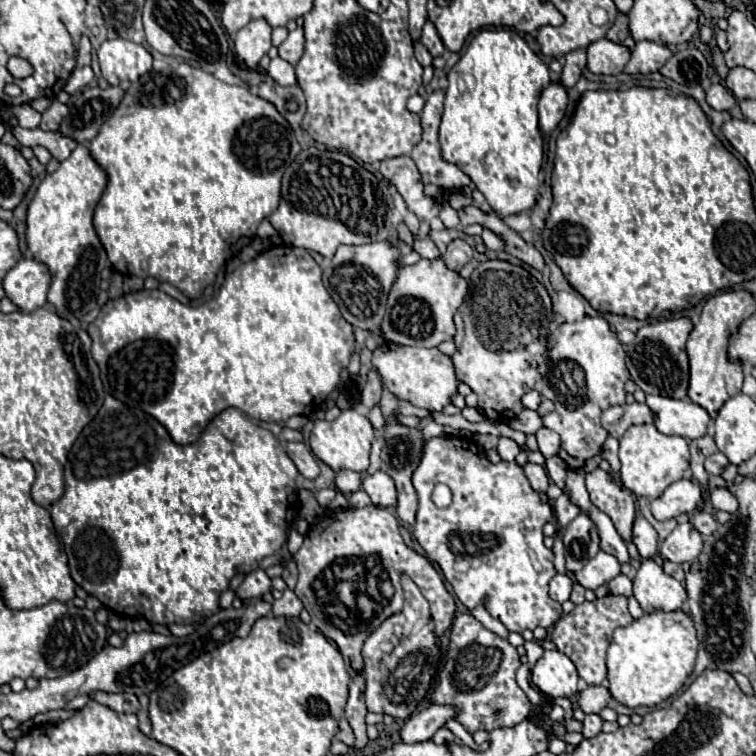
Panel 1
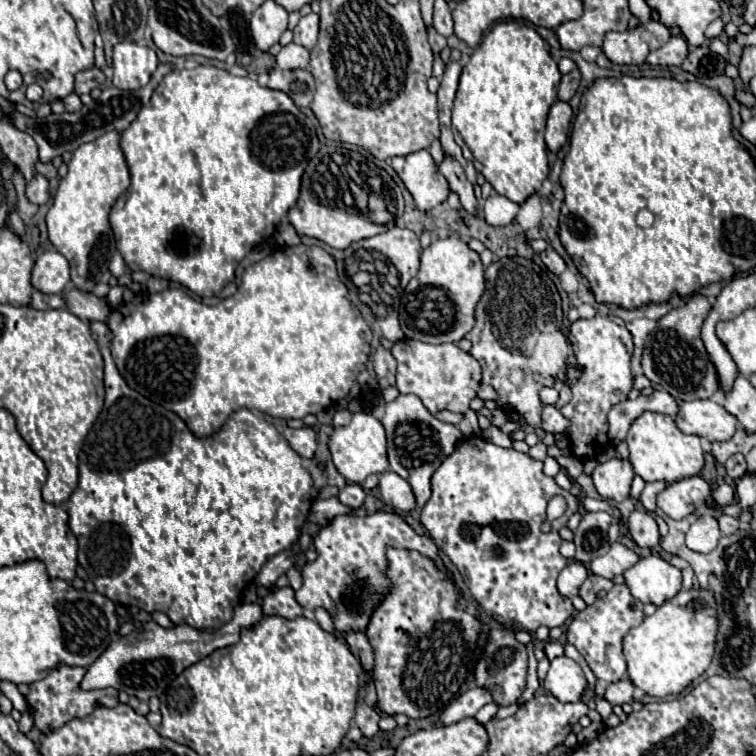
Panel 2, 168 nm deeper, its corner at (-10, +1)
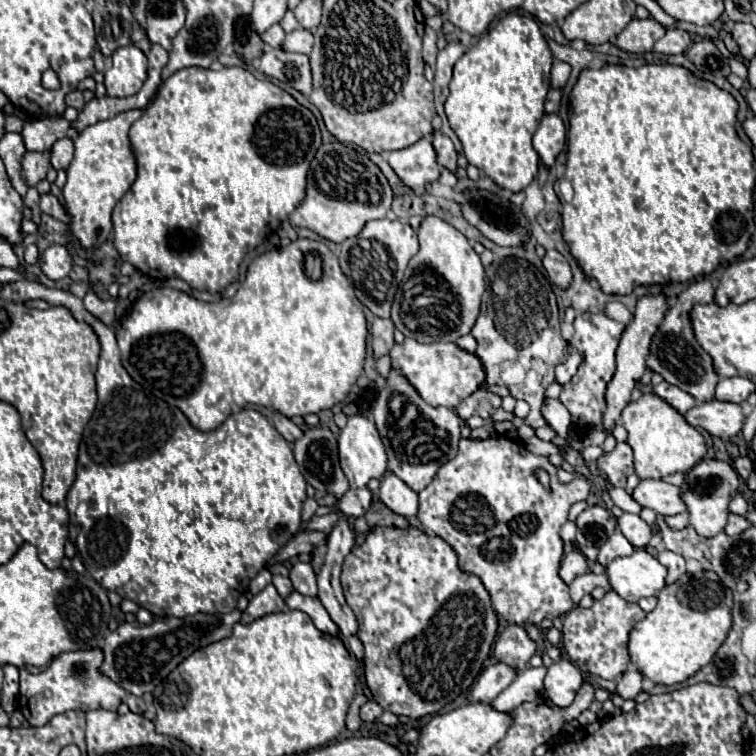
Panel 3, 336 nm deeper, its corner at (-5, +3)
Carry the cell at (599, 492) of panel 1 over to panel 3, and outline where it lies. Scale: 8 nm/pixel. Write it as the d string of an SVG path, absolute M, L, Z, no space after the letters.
M627 442L617 444L613 452L603 454L597 460L599 472L617 488L625 488L627 476L633 474L633 450Z

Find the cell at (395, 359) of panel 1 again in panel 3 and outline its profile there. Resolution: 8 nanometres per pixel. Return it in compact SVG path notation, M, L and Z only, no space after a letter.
M405 338L403 344L395 344L391 348L389 356L391 368L399 370L429 406L455 408L463 398L471 396L481 386L481 382L485 382L485 372L479 358L451 342L421 344L417 340Z

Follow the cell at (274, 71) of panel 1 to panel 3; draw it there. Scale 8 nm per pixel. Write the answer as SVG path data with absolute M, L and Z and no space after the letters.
M295 28L293 32L289 32L281 44L281 50L285 52L299 52L299 54L309 54L313 46L313 34L303 30L303 28Z

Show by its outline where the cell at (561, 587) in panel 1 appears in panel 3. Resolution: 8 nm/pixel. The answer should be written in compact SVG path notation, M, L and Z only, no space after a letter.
M569 550L563 560L561 560L561 568L559 568L559 576L565 584L571 584L577 576L589 572L589 564L587 558L579 552L579 550Z

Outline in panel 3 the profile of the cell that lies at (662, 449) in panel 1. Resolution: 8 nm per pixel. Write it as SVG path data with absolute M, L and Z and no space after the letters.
M643 394L637 402L631 402L621 412L621 424L625 426L629 438L627 444L633 448L635 454L635 474L643 478L665 478L669 474L681 472L687 474L697 462L705 456L705 440L703 436L689 426L675 408L667 402L659 400L657 396Z

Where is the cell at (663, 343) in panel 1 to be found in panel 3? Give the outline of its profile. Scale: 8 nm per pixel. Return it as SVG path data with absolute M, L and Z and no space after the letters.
M709 280L693 282L687 290L677 296L677 302L667 310L659 330L651 340L651 350L647 356L647 368L661 374L665 382L681 388L683 392L691 394L697 402L707 402L715 398L715 388L719 382L719 374L713 368L713 358L701 348L695 340L693 326L691 326L691 310L695 304L709 304L713 302L713 286Z

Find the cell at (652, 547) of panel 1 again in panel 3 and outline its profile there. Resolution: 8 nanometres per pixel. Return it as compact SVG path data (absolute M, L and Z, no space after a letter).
M625 512L617 522L619 522L621 534L627 540L631 540L631 544L635 548L645 548L649 544L649 540L651 540L651 526L641 516Z

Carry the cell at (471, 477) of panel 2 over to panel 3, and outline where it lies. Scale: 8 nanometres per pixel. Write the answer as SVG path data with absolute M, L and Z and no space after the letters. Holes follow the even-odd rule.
M495 434L495 436L491 436L489 440L473 440L473 438L467 438L467 440L465 440L465 438L463 438L463 440L459 442L459 452L457 452L457 456L455 456L453 460L445 462L445 464L437 470L437 476L431 480L431 484L429 484L423 492L419 492L419 512L417 512L417 518L419 518L419 522L421 522L421 526L423 526L425 532L437 534L439 538L443 538L443 540L455 550L455 554L457 554L457 558L459 558L459 568L461 568L463 572L475 574L475 576L483 582L483 586L487 588L487 592L489 592L489 596L491 596L491 604L493 604L493 610L497 612L497 616L505 618L509 624L519 624L519 626L535 624L535 626L537 626L543 618L553 620L553 618L557 618L557 616L561 616L561 614L571 612L571 608L575 606L575 604L571 602L571 598L569 598L569 588L567 588L567 584L563 584L563 580L559 580L559 574L557 574L559 562L561 562L561 556L563 556L563 540L559 538L559 528L561 528L561 524L567 522L569 508L571 508L575 502L579 502L579 500L587 500L589 490L591 490L589 480L583 478L583 476L575 476L573 482L569 482L569 484L563 486L563 484L557 480L557 468L555 468L553 464L549 464L549 460L547 460L545 456L535 456L535 454L527 452L523 444L519 444L519 442L515 442L515 440L507 438L507 436ZM537 470L545 470L545 472L549 474L549 478L551 478L551 492L547 492L547 490L543 488L543 484L537 480L537 474L535 474Z

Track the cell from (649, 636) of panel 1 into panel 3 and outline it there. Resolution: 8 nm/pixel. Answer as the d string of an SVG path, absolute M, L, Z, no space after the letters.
M701 572L697 576L685 574L675 584L665 586L657 598L659 598L659 602L657 602L655 610L649 612L645 616L645 620L637 622L629 634L629 658L631 658L631 664L645 678L649 678L655 684L671 686L671 684L685 682L689 676L697 674L705 664L711 662L719 644L725 640L725 636L731 628L731 600L733 600L733 596L731 596L731 590L721 584L719 576L715 576L713 572Z

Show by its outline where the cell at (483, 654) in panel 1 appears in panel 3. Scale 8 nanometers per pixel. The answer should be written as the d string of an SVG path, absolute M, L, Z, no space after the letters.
M509 624L505 630L497 636L493 646L493 656L511 666L513 670L525 670L529 664L529 658L535 654L535 642L527 636L523 626Z

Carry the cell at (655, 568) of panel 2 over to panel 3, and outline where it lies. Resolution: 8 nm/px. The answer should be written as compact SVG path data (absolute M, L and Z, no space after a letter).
M643 548L631 556L613 560L605 570L611 588L627 602L639 602L639 598L655 596L665 588L667 568Z

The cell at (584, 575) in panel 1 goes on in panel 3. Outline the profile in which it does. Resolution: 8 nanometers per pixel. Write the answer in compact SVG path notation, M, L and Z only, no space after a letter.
M615 532L599 550L599 556L597 556L597 562L607 568L607 564L619 556L631 556L635 552L635 548L629 544L629 540L621 534L621 532Z

